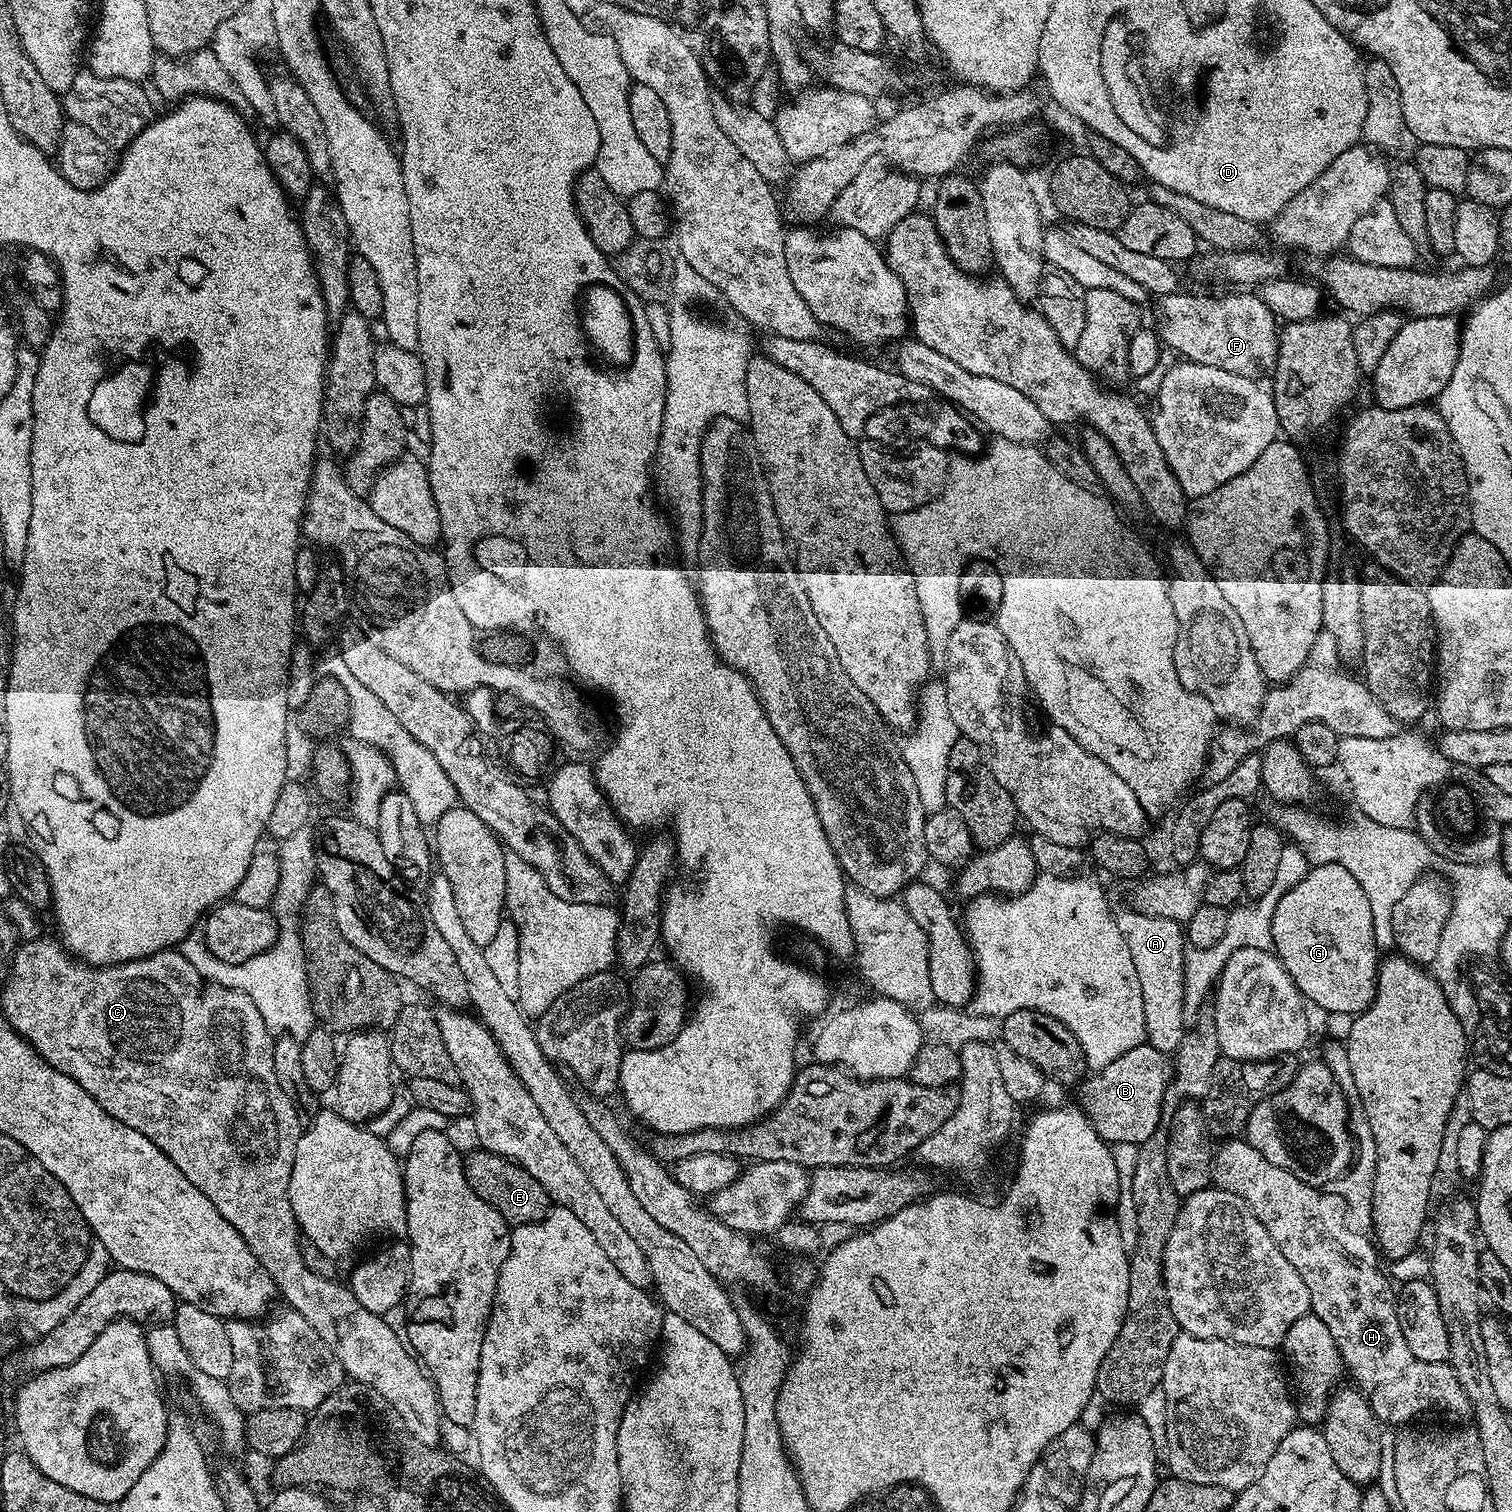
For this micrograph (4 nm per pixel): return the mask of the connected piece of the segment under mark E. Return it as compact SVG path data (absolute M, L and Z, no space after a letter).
M483 1150L471 1152L464 1156L464 1173L474 1194L494 1206L494 1210L502 1214L509 1226L538 1222L548 1214L550 1201L546 1190L542 1190L541 1184L531 1174L526 1174L522 1166L512 1163L504 1156Z

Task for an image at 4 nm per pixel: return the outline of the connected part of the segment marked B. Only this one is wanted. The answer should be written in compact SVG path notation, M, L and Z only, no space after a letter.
M1147 1042L1126 1050L1122 1058L1114 1058L1110 1066L1093 1071L1079 1085L1079 1107L1087 1114L1088 1121L1098 1130L1102 1139L1109 1145L1140 1145L1158 1130L1162 1114L1162 1102L1174 1071L1169 1053L1154 1050Z

